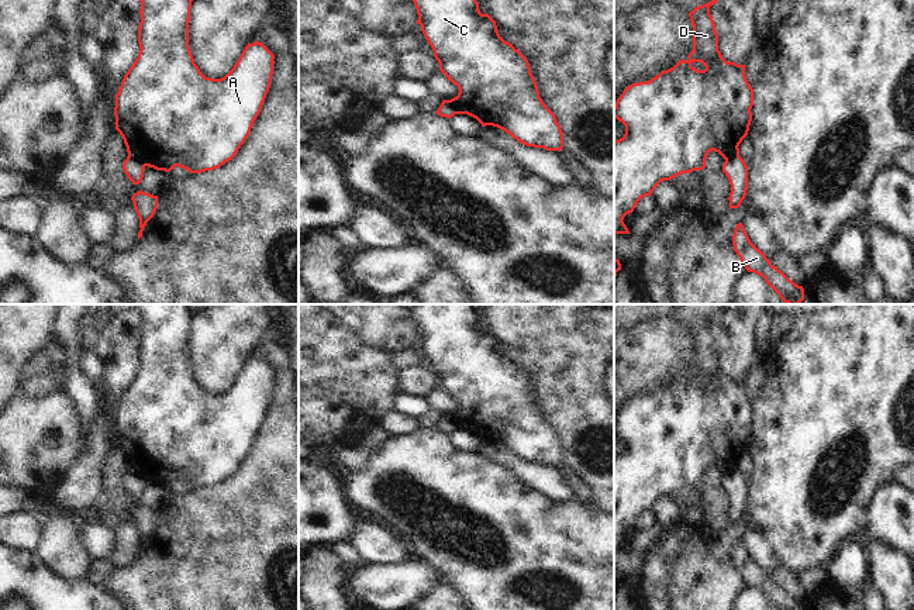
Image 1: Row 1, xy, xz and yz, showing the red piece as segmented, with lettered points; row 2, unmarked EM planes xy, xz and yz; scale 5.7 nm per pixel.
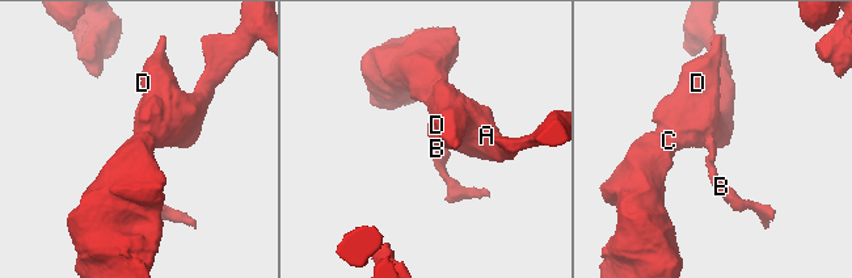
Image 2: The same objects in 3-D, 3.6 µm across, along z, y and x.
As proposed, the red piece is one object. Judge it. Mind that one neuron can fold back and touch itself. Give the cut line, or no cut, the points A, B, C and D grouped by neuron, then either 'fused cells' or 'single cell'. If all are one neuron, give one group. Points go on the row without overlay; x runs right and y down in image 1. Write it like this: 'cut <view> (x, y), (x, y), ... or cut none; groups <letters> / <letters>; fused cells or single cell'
cut xy (128, 471), (145, 481); groups A C D / B; fused cells

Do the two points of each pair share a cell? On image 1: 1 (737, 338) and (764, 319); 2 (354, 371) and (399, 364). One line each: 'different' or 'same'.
1: different
2: different

